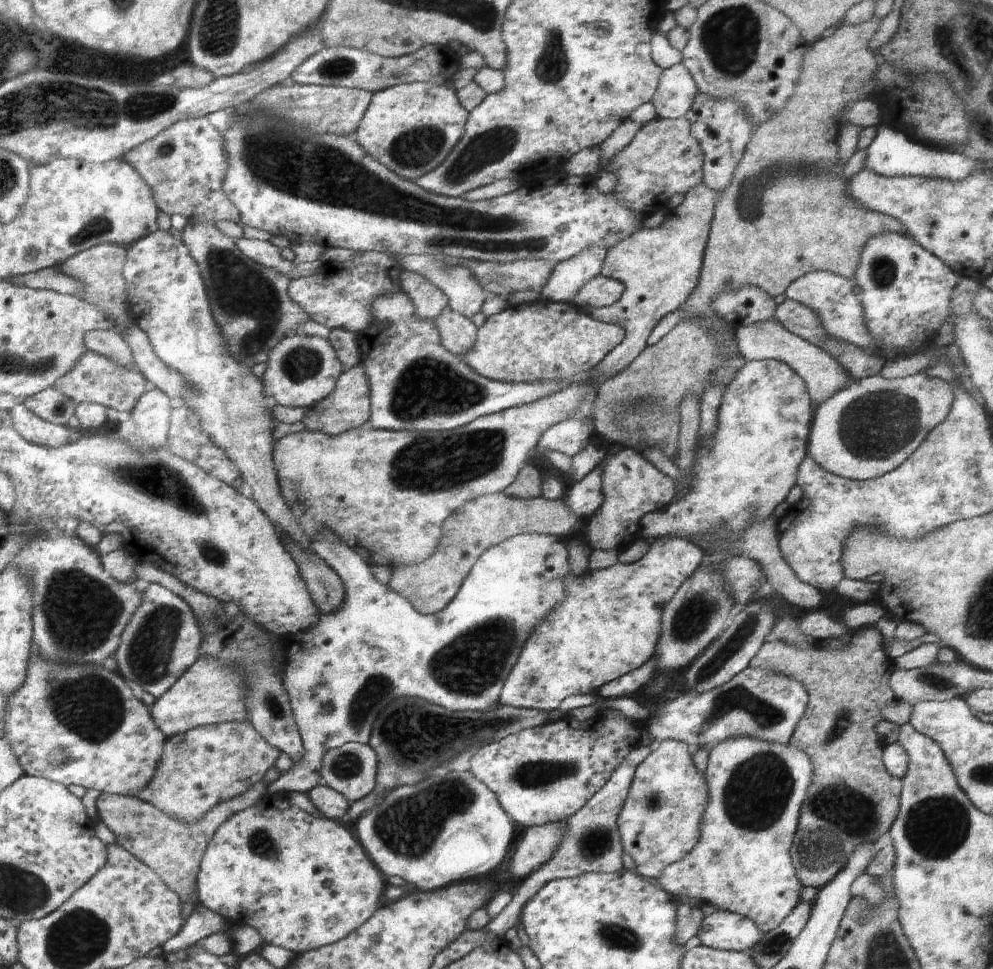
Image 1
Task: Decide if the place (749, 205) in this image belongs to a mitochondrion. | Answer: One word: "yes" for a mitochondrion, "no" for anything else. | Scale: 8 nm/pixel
yes

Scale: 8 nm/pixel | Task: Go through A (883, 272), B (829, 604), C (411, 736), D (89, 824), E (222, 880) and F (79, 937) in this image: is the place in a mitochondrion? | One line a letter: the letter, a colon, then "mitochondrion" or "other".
A: mitochondrion
B: other
C: mitochondrion
D: other
E: other
F: mitochondrion

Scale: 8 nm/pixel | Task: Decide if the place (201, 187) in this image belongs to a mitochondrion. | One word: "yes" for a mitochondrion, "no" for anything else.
no

